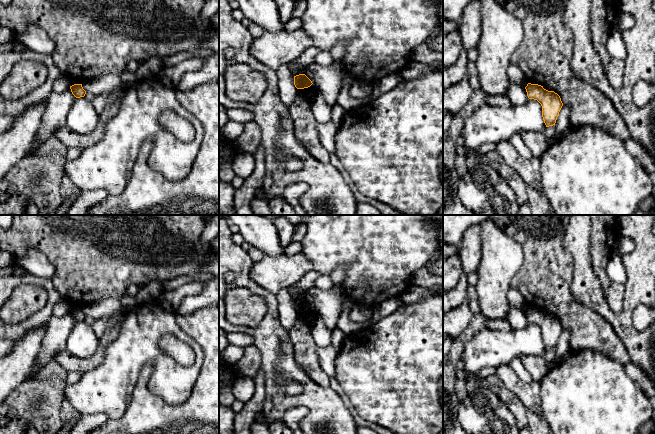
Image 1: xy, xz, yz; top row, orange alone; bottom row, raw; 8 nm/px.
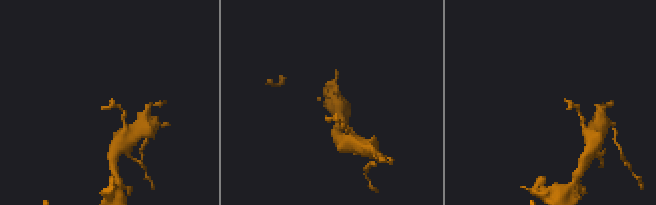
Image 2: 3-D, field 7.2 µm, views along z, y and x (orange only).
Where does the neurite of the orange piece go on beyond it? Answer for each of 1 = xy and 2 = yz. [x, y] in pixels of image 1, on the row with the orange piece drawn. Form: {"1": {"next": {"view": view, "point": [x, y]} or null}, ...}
{"1": {"next": null}, "2": {"next": null}}

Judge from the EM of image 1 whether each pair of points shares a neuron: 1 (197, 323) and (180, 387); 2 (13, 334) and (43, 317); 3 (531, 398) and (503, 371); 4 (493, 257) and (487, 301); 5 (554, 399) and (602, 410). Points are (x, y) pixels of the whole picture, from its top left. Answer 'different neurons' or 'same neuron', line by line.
1: different neurons
2: same neuron
3: same neuron
4: same neuron
5: same neuron

